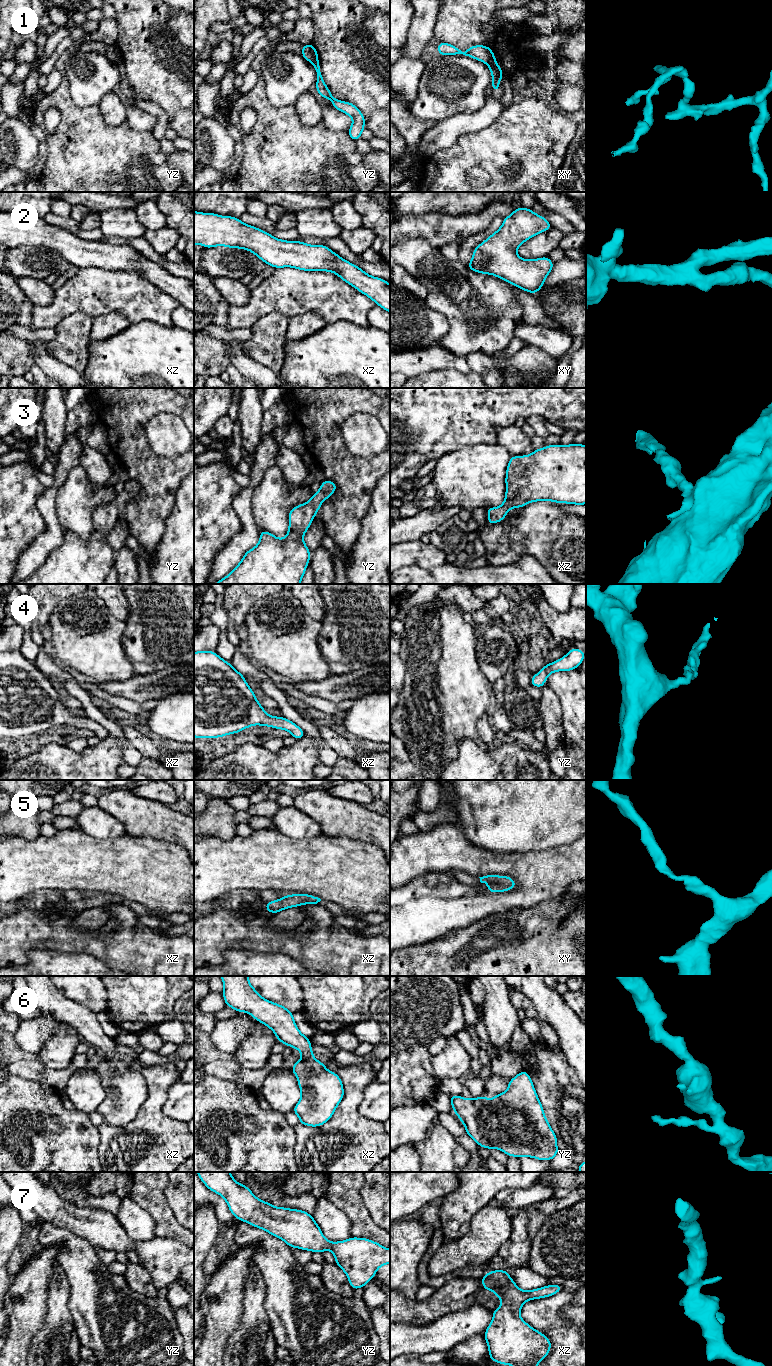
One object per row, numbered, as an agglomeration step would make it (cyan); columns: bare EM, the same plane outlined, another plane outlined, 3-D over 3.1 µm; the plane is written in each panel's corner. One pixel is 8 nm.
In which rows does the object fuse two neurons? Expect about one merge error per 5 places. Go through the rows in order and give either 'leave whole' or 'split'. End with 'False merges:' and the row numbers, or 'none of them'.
1: split
2: leave whole
3: leave whole
4: leave whole
5: leave whole
6: leave whole
7: leave whole
False merges: 1

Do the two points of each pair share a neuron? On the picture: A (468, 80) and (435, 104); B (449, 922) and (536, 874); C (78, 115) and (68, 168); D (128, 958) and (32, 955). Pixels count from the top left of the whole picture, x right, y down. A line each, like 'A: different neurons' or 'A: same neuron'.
A: same neuron
B: same neuron
C: same neuron
D: different neurons

